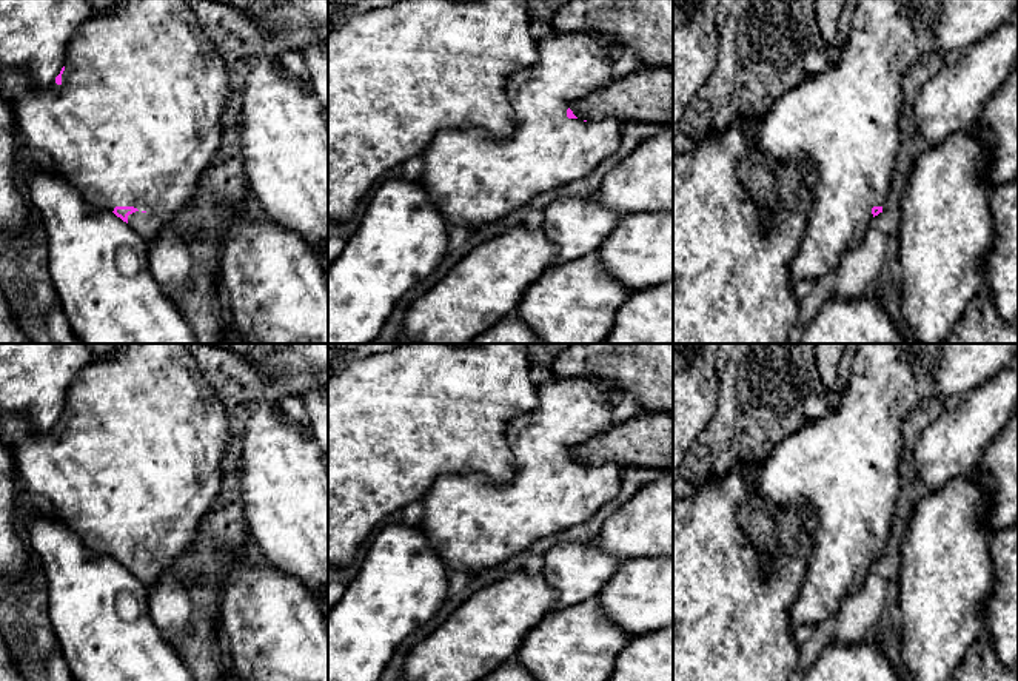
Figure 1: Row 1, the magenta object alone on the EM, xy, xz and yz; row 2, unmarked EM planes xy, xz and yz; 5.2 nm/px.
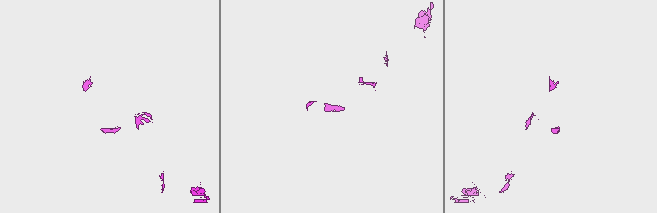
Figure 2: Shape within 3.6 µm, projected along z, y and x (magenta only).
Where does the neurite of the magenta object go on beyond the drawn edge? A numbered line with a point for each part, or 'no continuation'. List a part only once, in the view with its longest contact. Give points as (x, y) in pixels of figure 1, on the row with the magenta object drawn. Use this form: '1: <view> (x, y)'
1: xy (139, 116)

